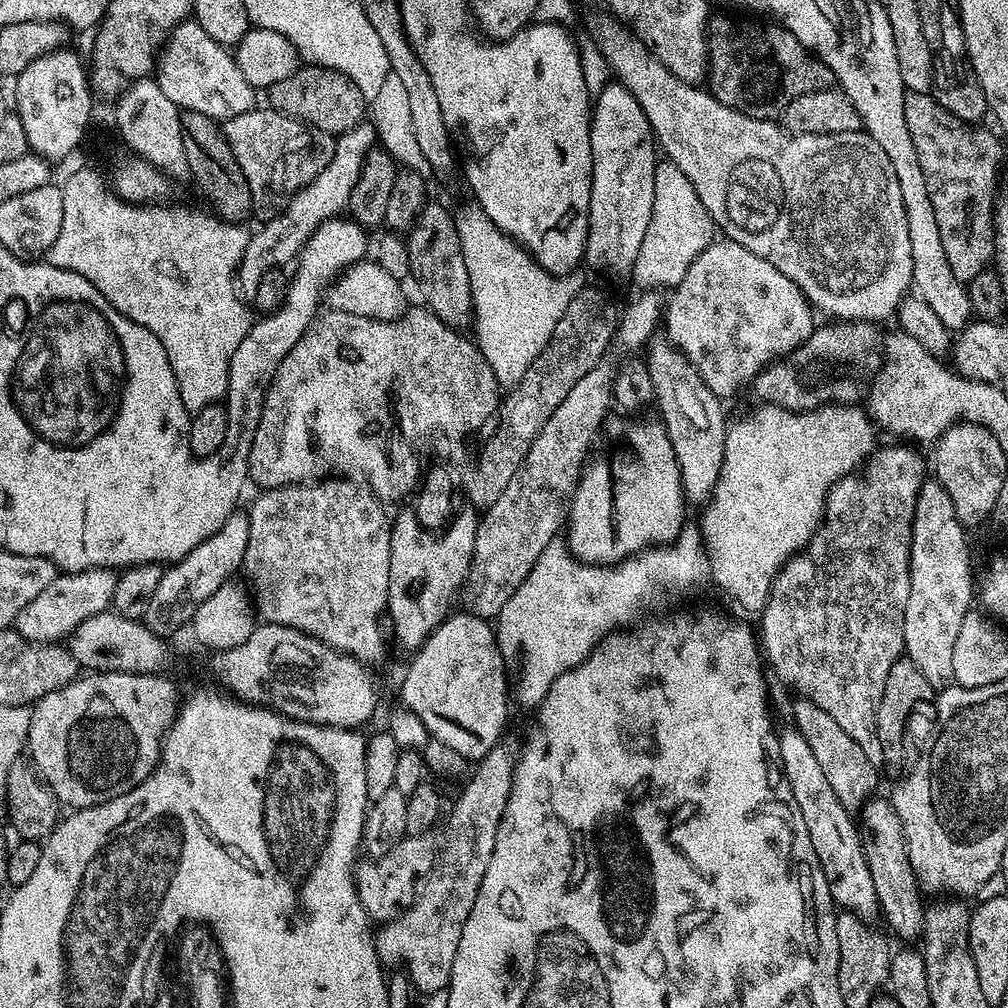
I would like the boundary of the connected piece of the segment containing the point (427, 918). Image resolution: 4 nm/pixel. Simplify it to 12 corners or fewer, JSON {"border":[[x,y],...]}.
{"border":[[514,752],[479,760],[448,841],[395,920],[381,964],[443,992],[510,798]]}

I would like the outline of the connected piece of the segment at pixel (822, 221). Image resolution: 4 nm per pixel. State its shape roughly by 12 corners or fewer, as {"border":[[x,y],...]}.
{"border":[[588,33],[727,239],[813,309],[895,317],[898,174],[863,130],[794,136]]}

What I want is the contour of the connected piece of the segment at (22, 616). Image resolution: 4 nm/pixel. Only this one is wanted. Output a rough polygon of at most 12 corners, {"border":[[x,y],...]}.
{"border":[[111,568],[56,575],[16,615],[32,644],[71,637],[111,609]]}

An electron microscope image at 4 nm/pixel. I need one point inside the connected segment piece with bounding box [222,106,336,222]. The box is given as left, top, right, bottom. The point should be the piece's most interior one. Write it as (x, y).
(280, 155)

